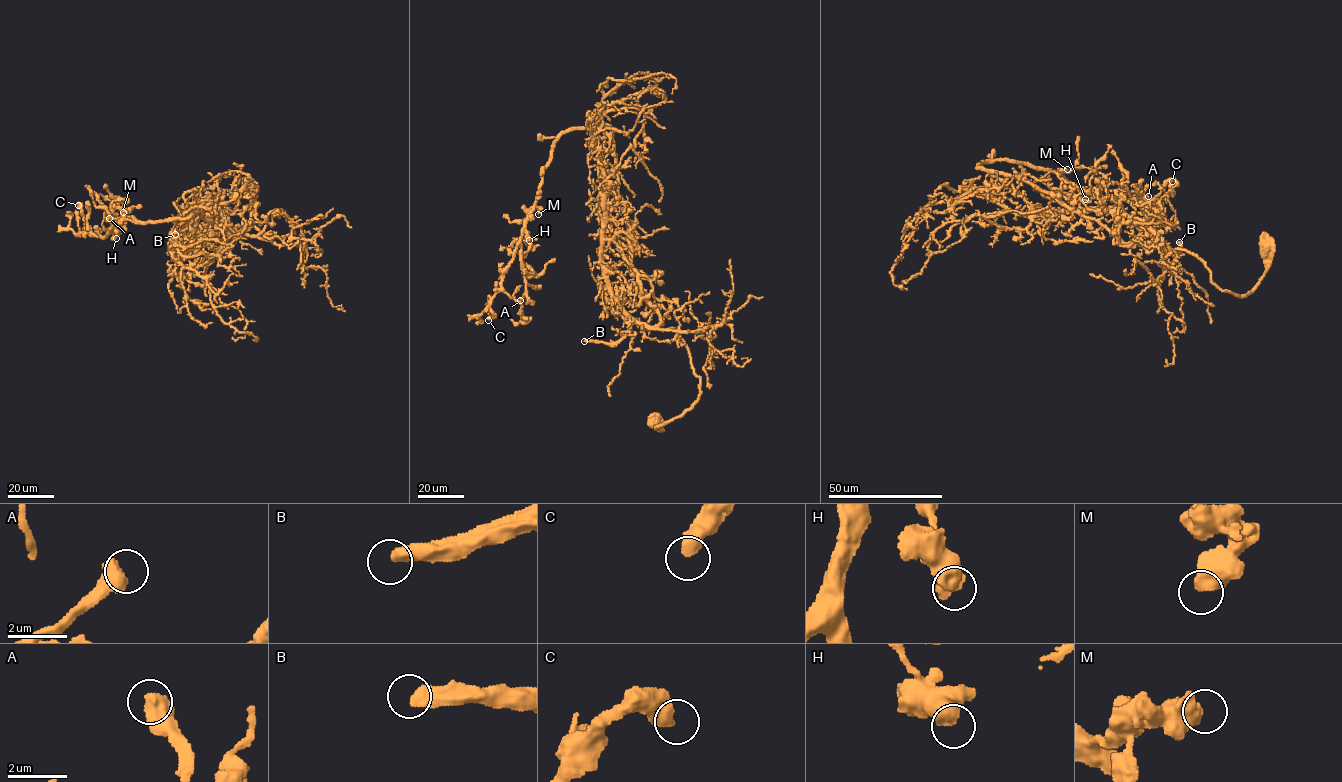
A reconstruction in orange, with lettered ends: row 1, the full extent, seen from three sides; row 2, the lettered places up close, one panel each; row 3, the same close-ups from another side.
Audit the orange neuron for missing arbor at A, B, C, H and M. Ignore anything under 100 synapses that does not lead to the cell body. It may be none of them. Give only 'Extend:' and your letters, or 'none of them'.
Extend: A, B

